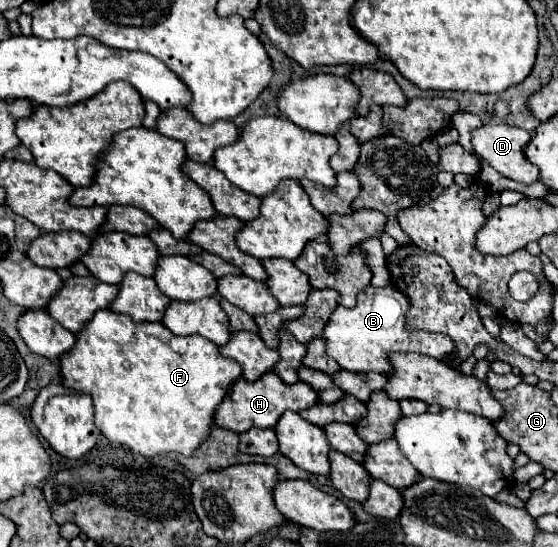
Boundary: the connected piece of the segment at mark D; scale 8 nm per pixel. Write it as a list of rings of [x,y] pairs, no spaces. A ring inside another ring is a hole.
[[[487,124],[473,132],[473,150],[501,176],[521,184],[533,184],[539,180],[539,168],[531,166],[525,156],[529,140],[531,134],[523,128]]]

